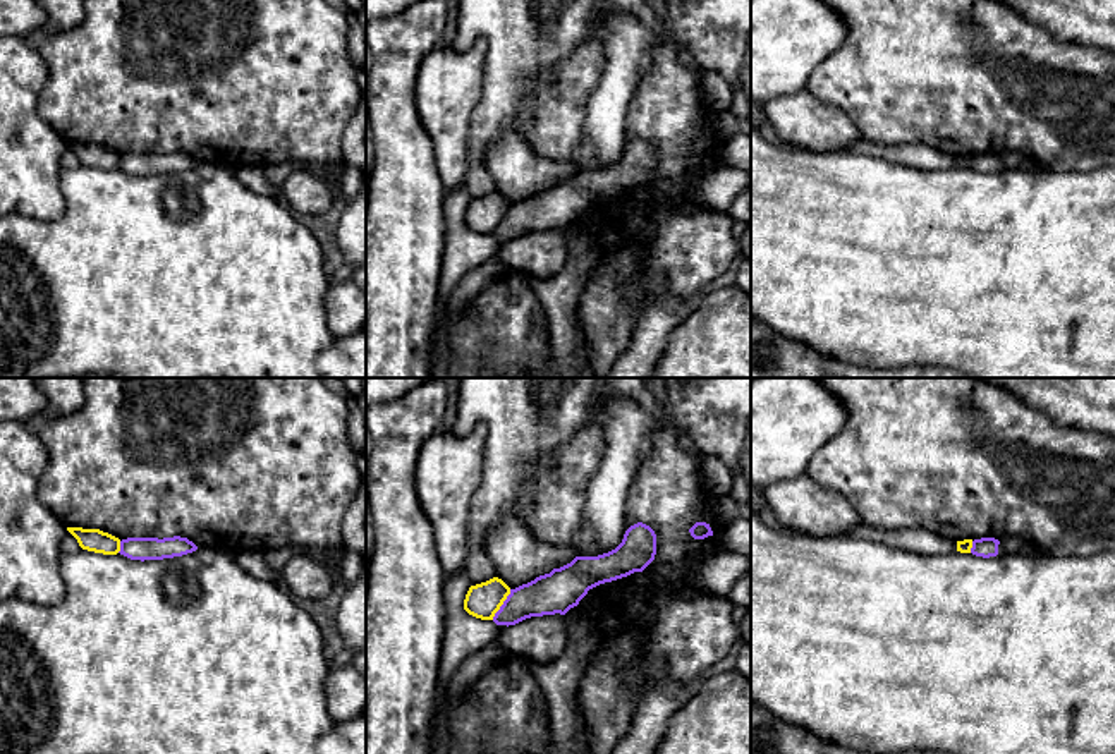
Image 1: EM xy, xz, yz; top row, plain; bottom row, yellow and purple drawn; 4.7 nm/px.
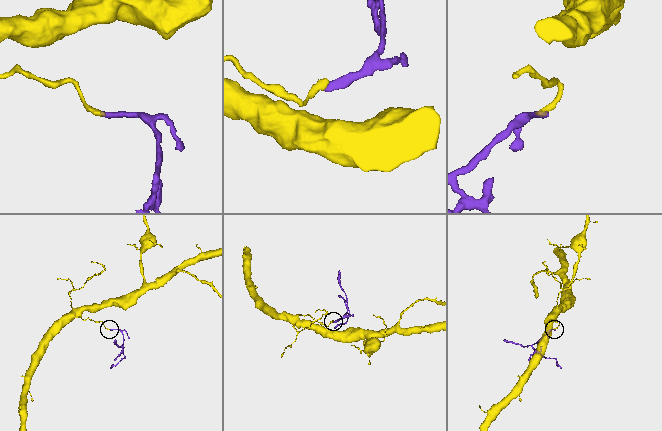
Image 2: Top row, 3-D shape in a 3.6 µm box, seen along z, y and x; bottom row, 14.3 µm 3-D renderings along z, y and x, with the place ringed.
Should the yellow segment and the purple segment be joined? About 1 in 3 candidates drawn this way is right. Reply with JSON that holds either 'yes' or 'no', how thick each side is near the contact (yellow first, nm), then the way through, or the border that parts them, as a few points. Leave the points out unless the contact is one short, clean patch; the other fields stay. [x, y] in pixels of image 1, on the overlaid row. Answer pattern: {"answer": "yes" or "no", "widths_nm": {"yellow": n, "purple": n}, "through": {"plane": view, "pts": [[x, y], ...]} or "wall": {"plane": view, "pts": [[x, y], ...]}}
{"answer": "no", "widths_nm": {"yellow": 160, "purple": 190}, "wall": {"plane": "xz", "pts": [[511, 589], [492, 619]]}}

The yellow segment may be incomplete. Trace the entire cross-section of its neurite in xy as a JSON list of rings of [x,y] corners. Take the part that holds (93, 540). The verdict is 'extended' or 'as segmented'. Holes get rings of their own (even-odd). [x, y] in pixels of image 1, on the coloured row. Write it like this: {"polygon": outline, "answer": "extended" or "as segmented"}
{"polygon": [[[67,527],[67,531],[82,550],[103,555],[117,555],[120,551],[120,539],[100,529]]], "answer": "as segmented"}

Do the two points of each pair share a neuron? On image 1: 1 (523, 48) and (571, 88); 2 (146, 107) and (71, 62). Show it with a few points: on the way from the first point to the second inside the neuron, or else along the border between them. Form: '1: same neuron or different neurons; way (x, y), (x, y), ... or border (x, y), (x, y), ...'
1: different neurons; border (581, 45), (523, 100)
2: same neuron; way (127, 88), (119, 79), (90, 66)

